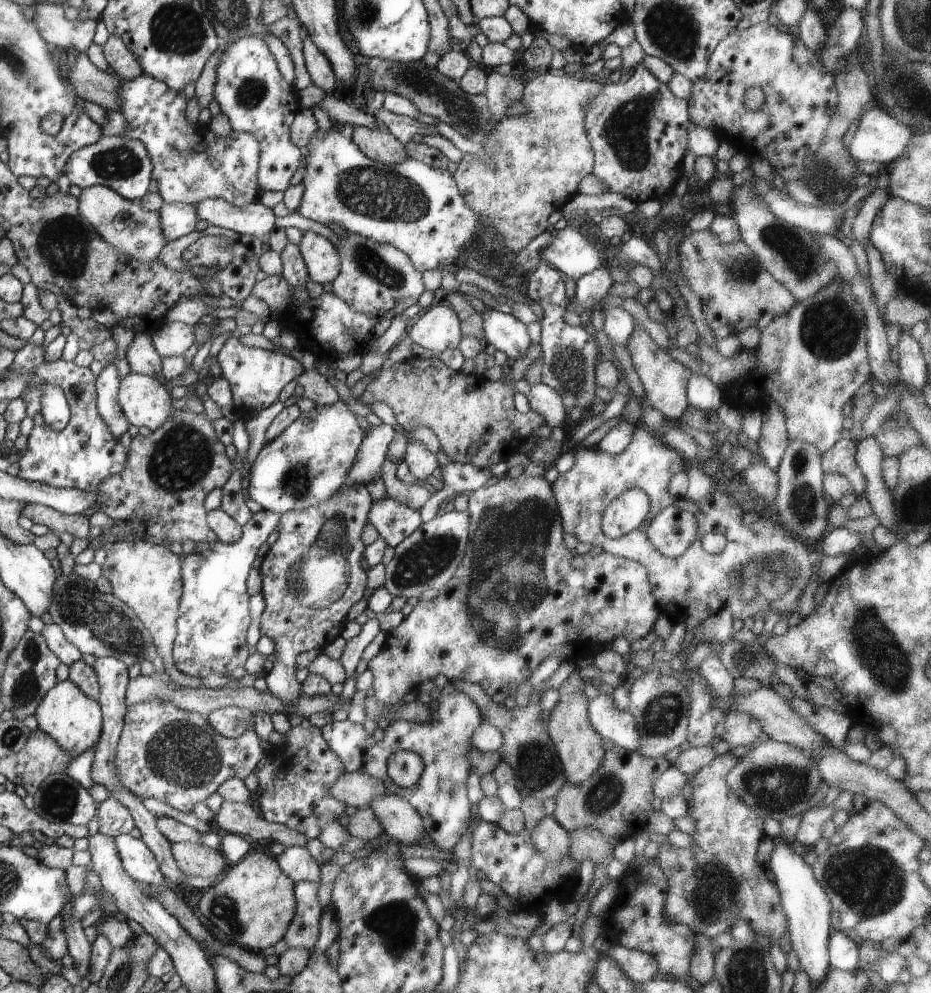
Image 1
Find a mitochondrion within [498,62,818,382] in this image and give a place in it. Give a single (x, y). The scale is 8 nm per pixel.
(626, 130)

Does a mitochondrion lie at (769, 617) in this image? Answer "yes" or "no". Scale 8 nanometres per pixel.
yes

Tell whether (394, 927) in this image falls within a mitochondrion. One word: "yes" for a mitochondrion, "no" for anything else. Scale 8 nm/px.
yes

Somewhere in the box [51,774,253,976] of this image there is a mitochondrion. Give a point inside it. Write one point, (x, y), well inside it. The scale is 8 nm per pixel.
(223, 908)

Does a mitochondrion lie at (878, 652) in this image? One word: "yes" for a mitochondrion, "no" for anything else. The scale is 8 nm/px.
yes

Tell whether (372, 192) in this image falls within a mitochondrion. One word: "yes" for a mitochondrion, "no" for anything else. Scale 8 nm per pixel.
yes

